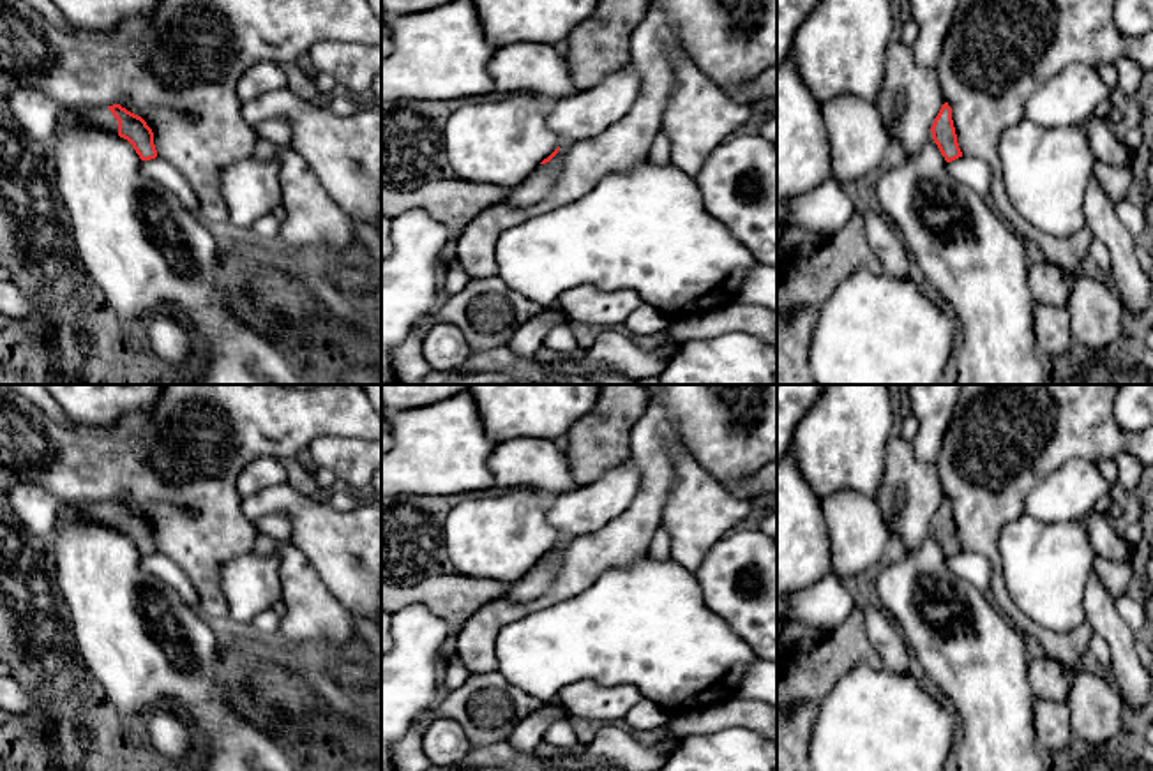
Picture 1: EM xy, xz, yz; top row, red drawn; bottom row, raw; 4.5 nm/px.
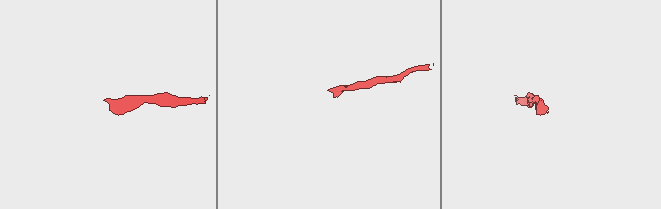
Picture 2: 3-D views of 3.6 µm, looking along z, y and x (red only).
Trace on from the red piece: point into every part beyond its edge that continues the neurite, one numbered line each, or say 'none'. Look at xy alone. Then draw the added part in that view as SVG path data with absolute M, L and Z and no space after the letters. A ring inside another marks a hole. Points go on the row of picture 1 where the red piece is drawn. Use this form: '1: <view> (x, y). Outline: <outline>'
1: xy (101, 117). Outline: M83 108L83 109L74 109L67 116L60 116L58 124L60 125L69 125L76 118L83 118L87 124L102 127L113 134L118 134L118 120L113 116L109 108Z

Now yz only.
none

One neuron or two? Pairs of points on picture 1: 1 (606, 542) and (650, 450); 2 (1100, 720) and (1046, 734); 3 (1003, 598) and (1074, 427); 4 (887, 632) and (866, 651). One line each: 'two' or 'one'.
1: one
2: one
3: one
4: two

